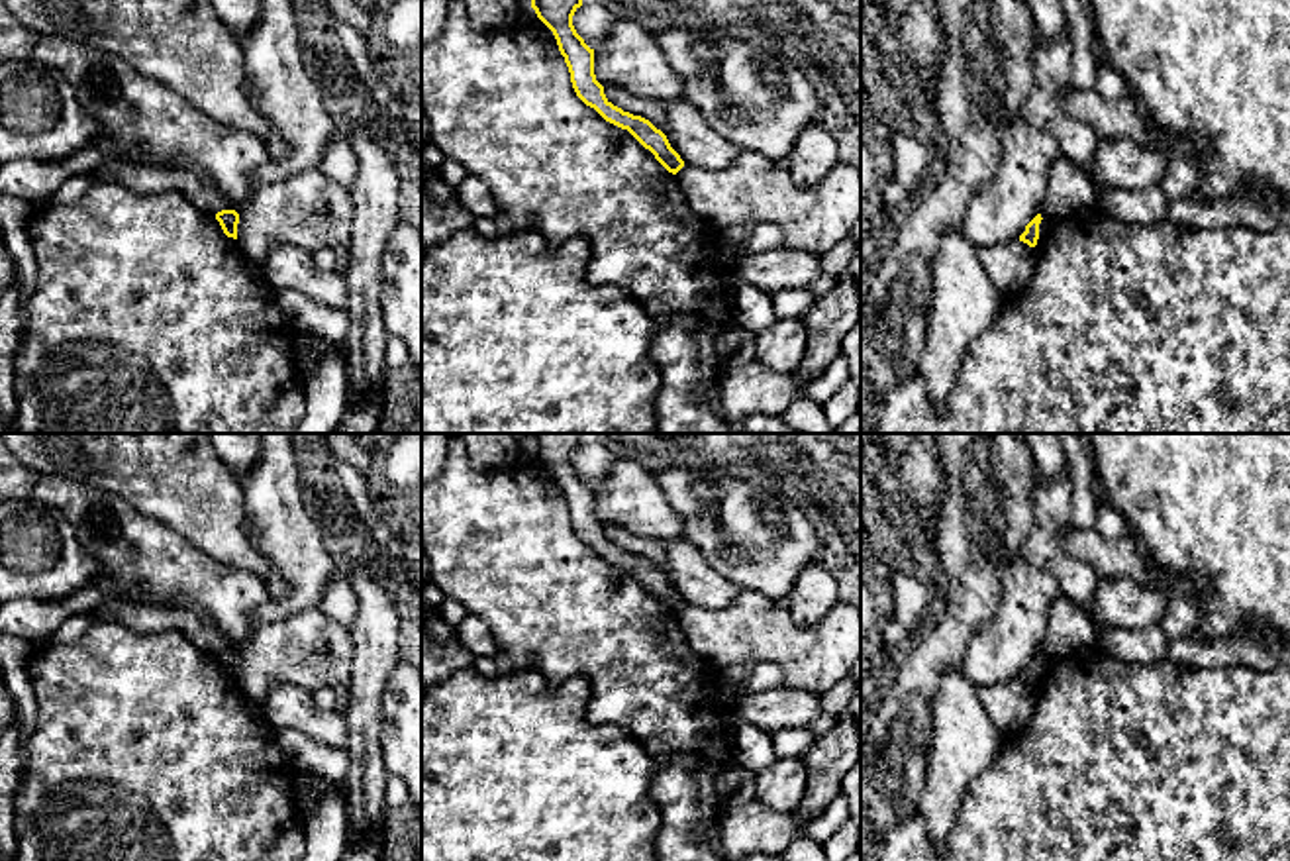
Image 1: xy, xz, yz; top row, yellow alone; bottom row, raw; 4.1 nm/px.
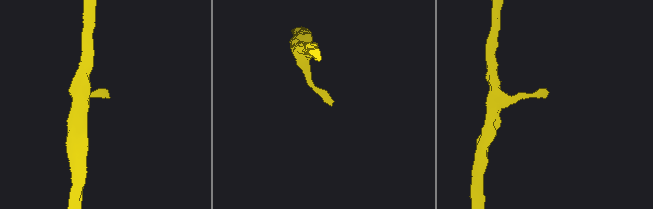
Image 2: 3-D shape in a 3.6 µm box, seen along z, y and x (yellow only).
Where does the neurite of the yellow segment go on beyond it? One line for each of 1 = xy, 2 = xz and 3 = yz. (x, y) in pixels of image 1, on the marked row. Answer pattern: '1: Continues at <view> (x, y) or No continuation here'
1: No continuation here
2: No continuation here
3: No continuation here

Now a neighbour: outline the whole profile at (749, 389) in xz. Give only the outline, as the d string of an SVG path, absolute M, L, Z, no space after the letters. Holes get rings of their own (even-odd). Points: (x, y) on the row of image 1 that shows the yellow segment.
M837 357L823 373L800 382L794 373L776 373L751 361L719 379L725 418L735 426L747 414L767 412L782 416L796 400L808 398L823 404L849 382L849 365Z

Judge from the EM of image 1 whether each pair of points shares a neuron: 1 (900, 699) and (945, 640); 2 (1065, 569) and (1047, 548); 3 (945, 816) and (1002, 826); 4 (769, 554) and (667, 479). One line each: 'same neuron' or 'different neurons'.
1: same neuron
2: same neuron
3: different neurons
4: same neuron

